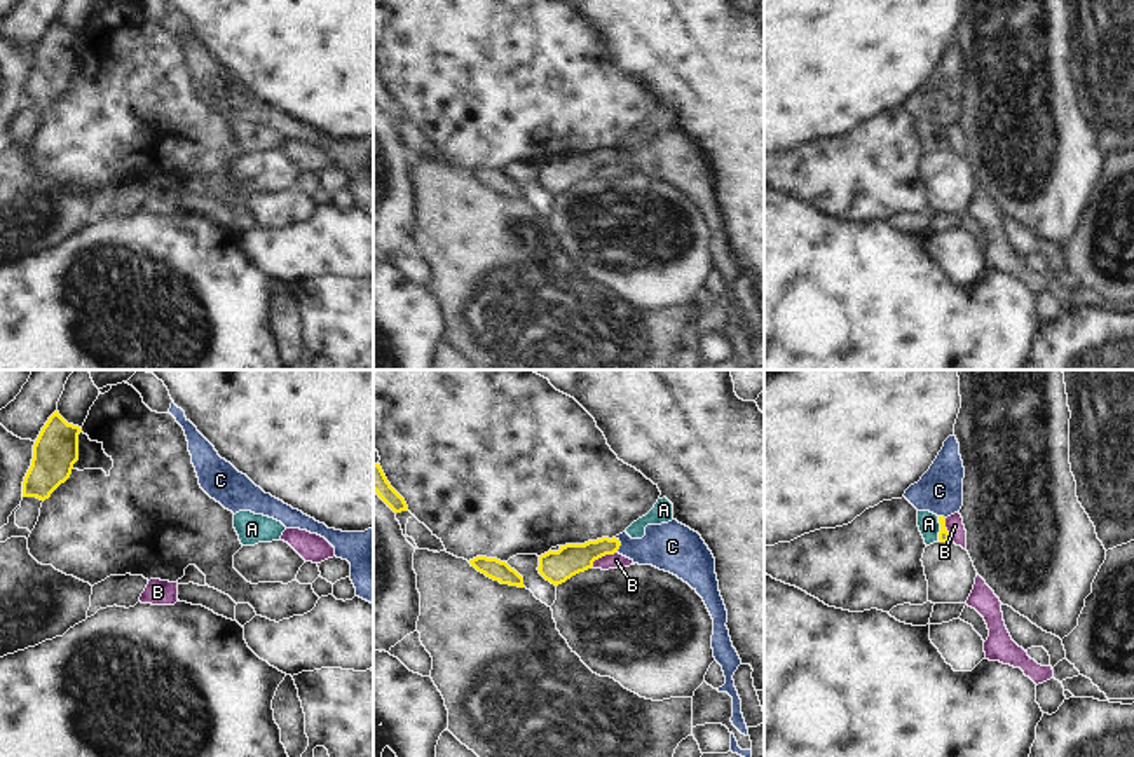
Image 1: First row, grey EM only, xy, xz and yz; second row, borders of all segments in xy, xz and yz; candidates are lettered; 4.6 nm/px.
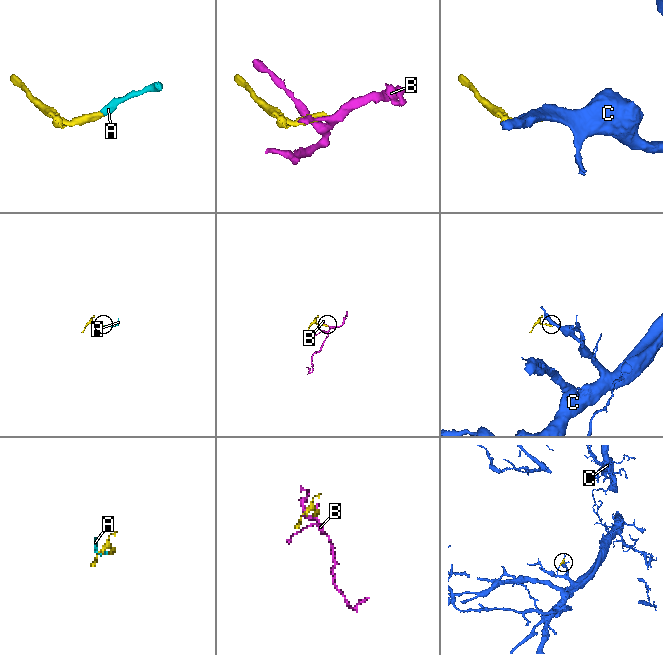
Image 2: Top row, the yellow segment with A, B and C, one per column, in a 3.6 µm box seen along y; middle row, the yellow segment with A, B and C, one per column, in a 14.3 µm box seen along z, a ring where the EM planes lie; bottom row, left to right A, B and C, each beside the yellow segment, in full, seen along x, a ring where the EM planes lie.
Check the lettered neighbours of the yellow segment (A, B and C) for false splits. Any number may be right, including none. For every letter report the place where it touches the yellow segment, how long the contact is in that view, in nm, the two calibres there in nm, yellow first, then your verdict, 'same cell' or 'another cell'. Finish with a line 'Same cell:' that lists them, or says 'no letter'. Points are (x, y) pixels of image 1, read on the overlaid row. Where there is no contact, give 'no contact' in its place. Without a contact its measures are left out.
A: meets yellow in yz at (941, 529); contact 110 nm long; 50 nm thick on the yellow side, 100 nm on the other; same cell
B: meets yellow in xz at (602, 555); contact 130 nm long; 150 nm thick on the yellow side, 70 nm on the other; another cell
C: meets yellow in xz at (620, 545); contact 70 nm long; 140 nm thick on the yellow side, 220 nm on the other; another cell
Same cell: A

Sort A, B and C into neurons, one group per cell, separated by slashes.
A / B / C

